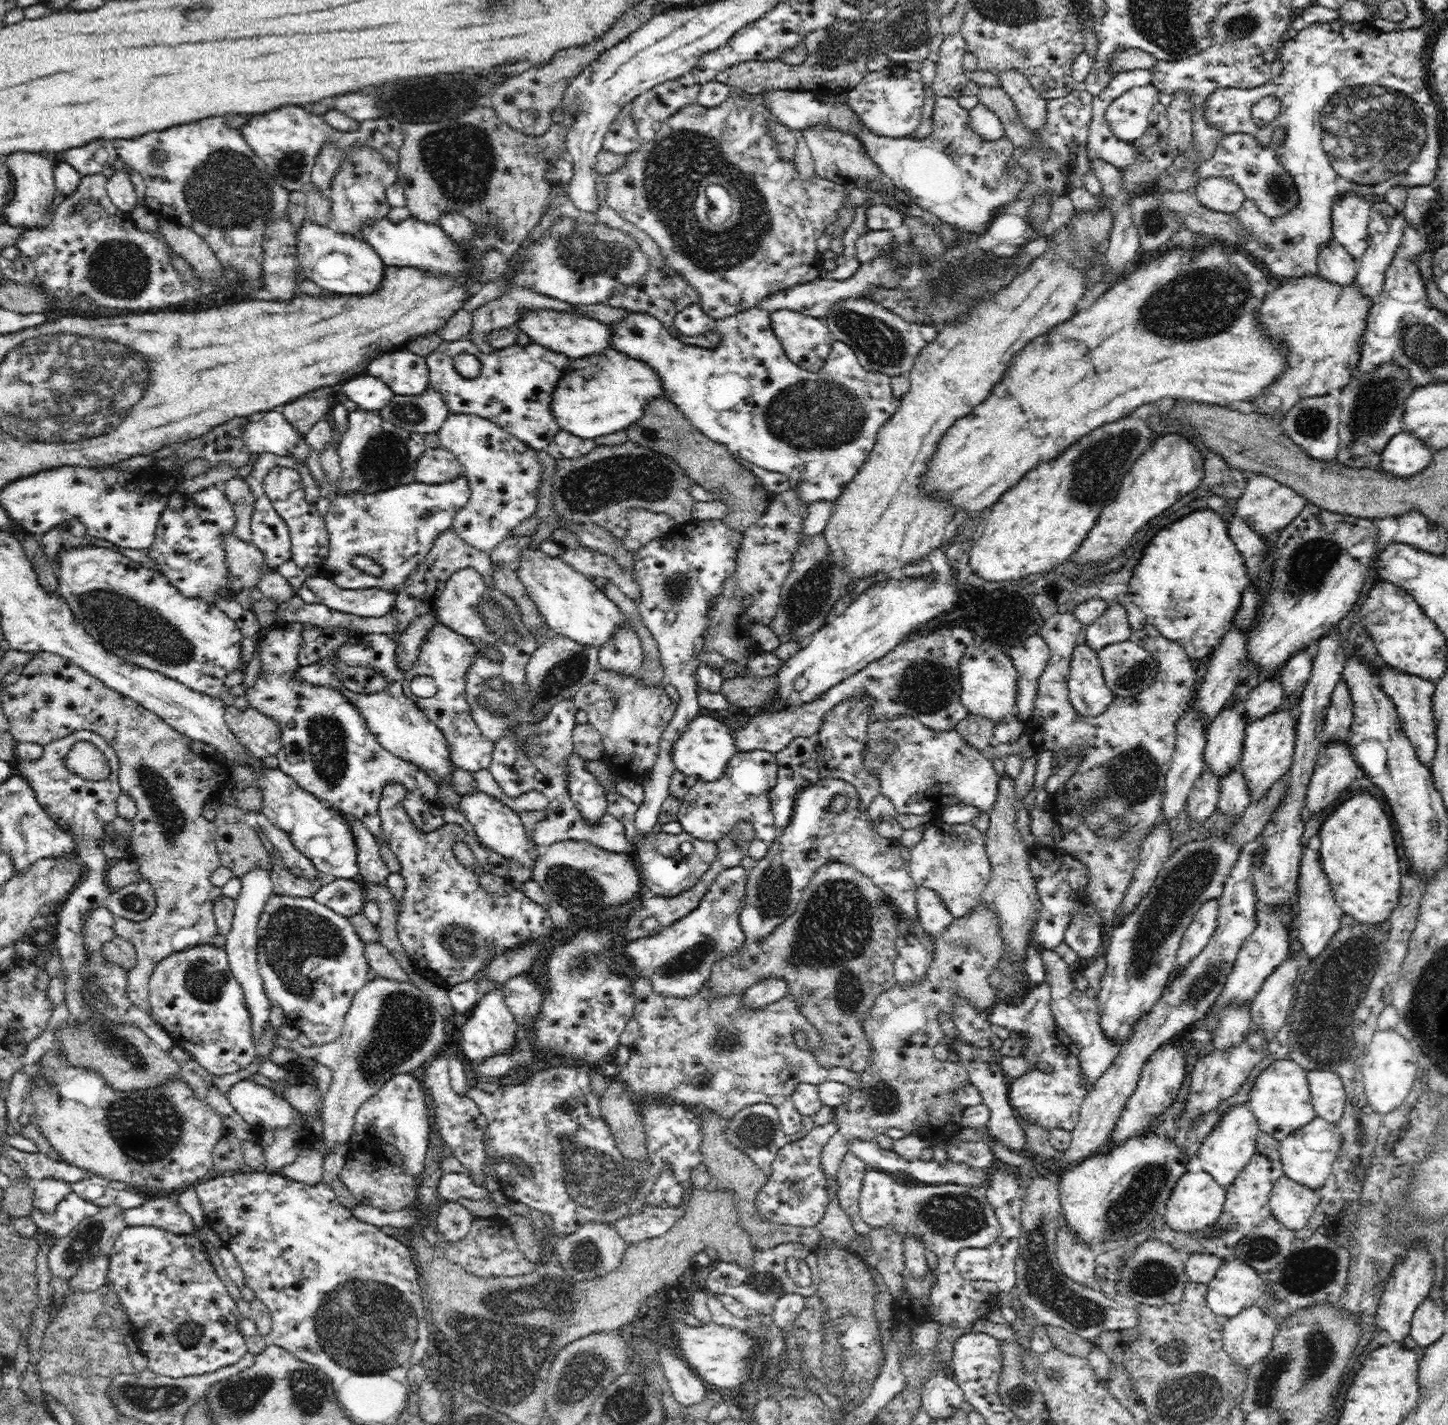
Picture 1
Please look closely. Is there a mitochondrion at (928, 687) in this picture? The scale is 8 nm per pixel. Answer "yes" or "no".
yes

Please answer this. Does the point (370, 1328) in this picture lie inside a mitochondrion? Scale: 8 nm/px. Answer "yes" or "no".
yes

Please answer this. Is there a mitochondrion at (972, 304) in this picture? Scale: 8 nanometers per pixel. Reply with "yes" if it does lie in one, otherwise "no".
no

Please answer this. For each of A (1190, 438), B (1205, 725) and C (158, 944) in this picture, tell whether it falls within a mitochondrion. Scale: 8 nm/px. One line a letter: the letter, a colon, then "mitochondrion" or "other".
A: other
B: other
C: other

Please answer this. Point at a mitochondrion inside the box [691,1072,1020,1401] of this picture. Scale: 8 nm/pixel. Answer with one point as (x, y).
(953, 1215)

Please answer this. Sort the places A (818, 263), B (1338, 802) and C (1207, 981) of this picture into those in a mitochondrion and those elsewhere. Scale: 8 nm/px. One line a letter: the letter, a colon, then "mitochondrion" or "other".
A: other
B: other
C: mitochondrion

